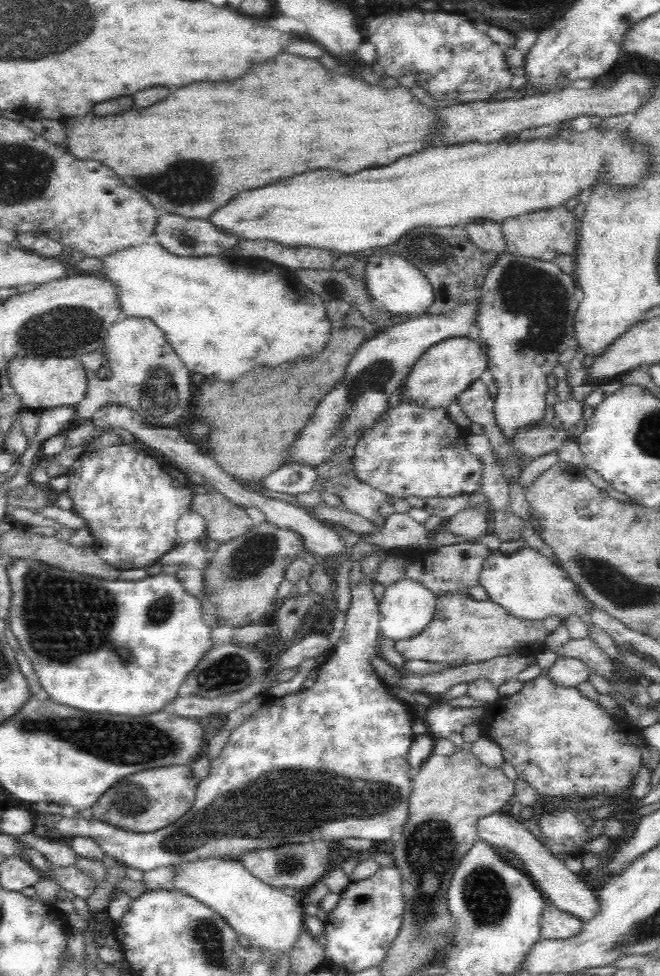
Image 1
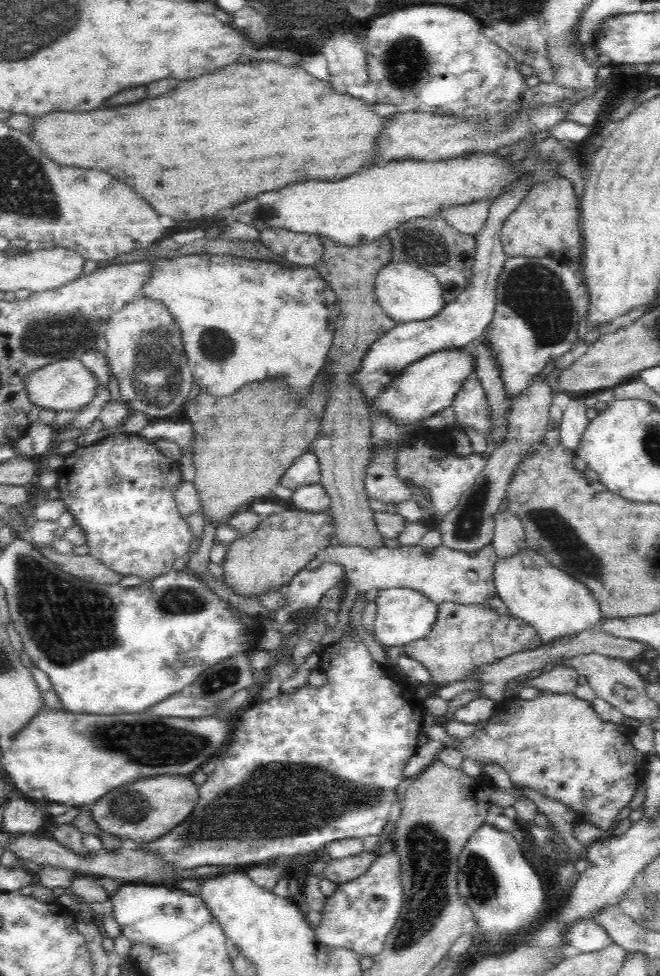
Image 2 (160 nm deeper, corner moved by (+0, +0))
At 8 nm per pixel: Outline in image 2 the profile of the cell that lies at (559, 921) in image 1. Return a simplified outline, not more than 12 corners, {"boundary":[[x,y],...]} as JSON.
{"boundary":[[593,920],[573,924],[565,938],[581,953],[615,943]]}

